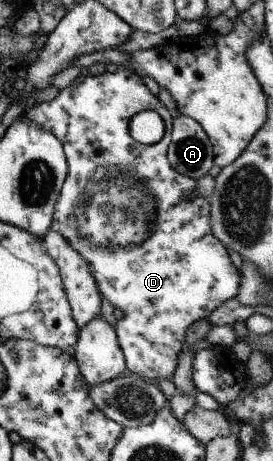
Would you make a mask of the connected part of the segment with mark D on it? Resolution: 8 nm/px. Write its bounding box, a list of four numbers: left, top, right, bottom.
[22,68,242,382]

